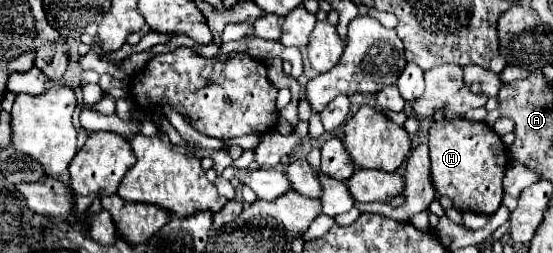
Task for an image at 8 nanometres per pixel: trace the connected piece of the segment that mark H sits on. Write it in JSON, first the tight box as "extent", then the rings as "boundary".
{"extent":[429,119,507,215],"boundary":[[[465,119],[433,123],[429,129],[429,157],[435,191],[439,195],[447,195],[457,211],[493,215],[499,209],[503,197],[501,183],[507,167],[507,149],[491,127]]]}

